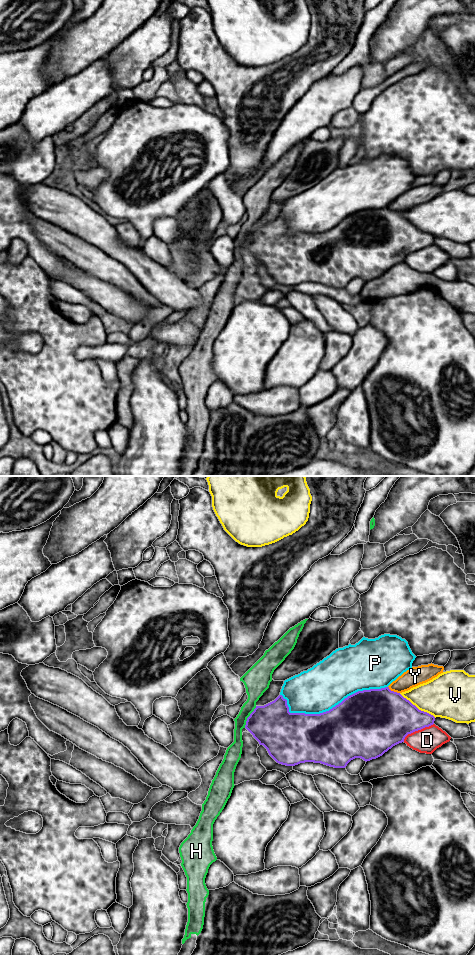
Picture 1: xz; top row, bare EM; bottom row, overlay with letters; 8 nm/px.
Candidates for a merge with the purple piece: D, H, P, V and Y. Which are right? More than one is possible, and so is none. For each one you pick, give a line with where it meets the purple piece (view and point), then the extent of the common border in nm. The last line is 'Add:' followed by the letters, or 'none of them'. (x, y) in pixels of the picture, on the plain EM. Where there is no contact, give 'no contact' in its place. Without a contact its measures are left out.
Add: none of them

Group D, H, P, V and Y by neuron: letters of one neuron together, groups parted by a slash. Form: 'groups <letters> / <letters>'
groups D / H / P / V / Y

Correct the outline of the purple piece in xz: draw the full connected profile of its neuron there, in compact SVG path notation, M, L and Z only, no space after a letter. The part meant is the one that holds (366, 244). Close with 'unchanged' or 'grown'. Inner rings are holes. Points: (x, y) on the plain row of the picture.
M385 207L358 211L329 231L320 234L290 233L287 220L279 215L264 226L256 226L247 238L245 248L279 284L295 286L300 283L314 282L334 288L345 288L355 278L361 278L367 282L382 276L393 266L404 262L408 254L429 247L434 244L434 241L433 235L419 230L400 213Z; unchanged

